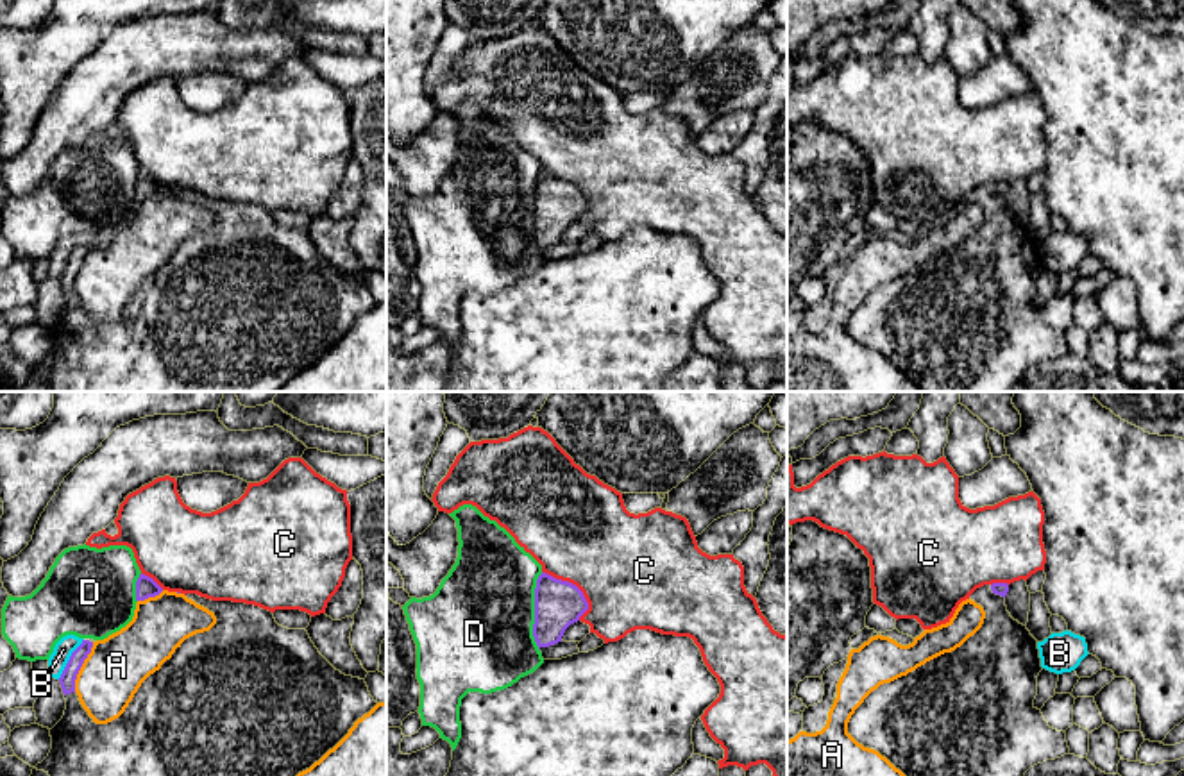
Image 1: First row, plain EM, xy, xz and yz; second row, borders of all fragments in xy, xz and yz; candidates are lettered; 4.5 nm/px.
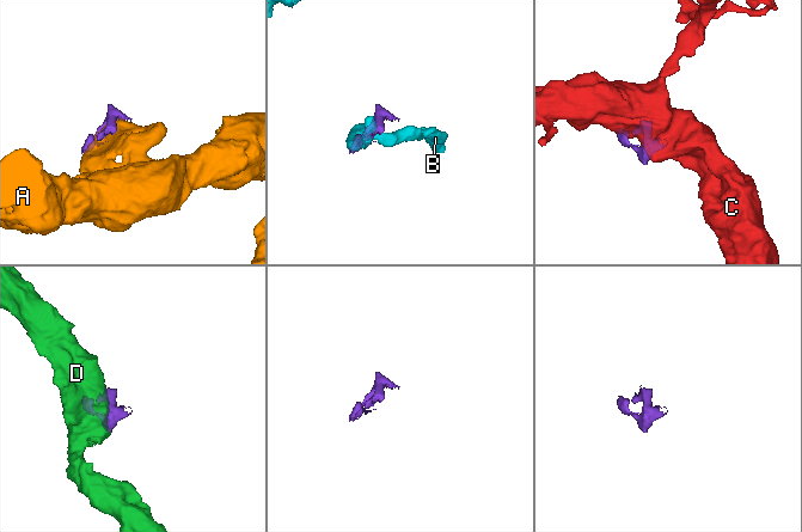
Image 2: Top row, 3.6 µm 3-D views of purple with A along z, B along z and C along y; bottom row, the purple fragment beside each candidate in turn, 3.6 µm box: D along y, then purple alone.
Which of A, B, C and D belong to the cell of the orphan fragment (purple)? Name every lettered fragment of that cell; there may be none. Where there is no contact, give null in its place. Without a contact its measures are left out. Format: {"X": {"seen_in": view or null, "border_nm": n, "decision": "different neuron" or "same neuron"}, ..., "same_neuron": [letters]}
{"A": {"seen_in": "xy", "border_nm": 240, "decision": "different neuron"}, "B": {"seen_in": "xy", "border_nm": 220, "decision": "different neuron"}, "C": {"seen_in": "xz", "border_nm": 280, "decision": "different neuron"}, "D": {"seen_in": "xz", "border_nm": 360, "decision": "different neuron"}, "same_neuron": []}

